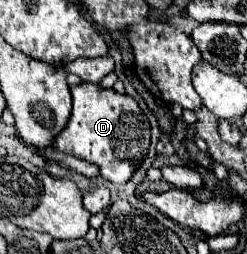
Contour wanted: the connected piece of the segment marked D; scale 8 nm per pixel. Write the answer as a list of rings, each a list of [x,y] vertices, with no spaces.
[[[81,82],[71,86],[71,96],[71,118],[67,128],[55,138],[53,148],[97,164],[101,176],[113,184],[127,182],[149,150],[151,132],[147,116],[129,94],[117,94],[115,90],[105,90],[99,84]]]

